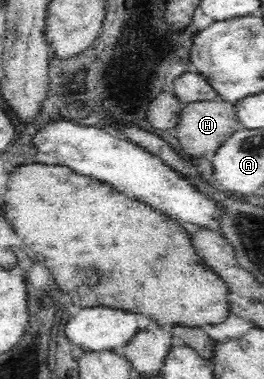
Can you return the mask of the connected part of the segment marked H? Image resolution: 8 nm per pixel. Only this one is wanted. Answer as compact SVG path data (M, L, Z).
M221 98L186 103L174 128L184 153L192 159L198 159L202 158L208 151L215 152L218 149L218 145L224 143L226 137L230 137L236 129L241 127L235 112L235 107Z

